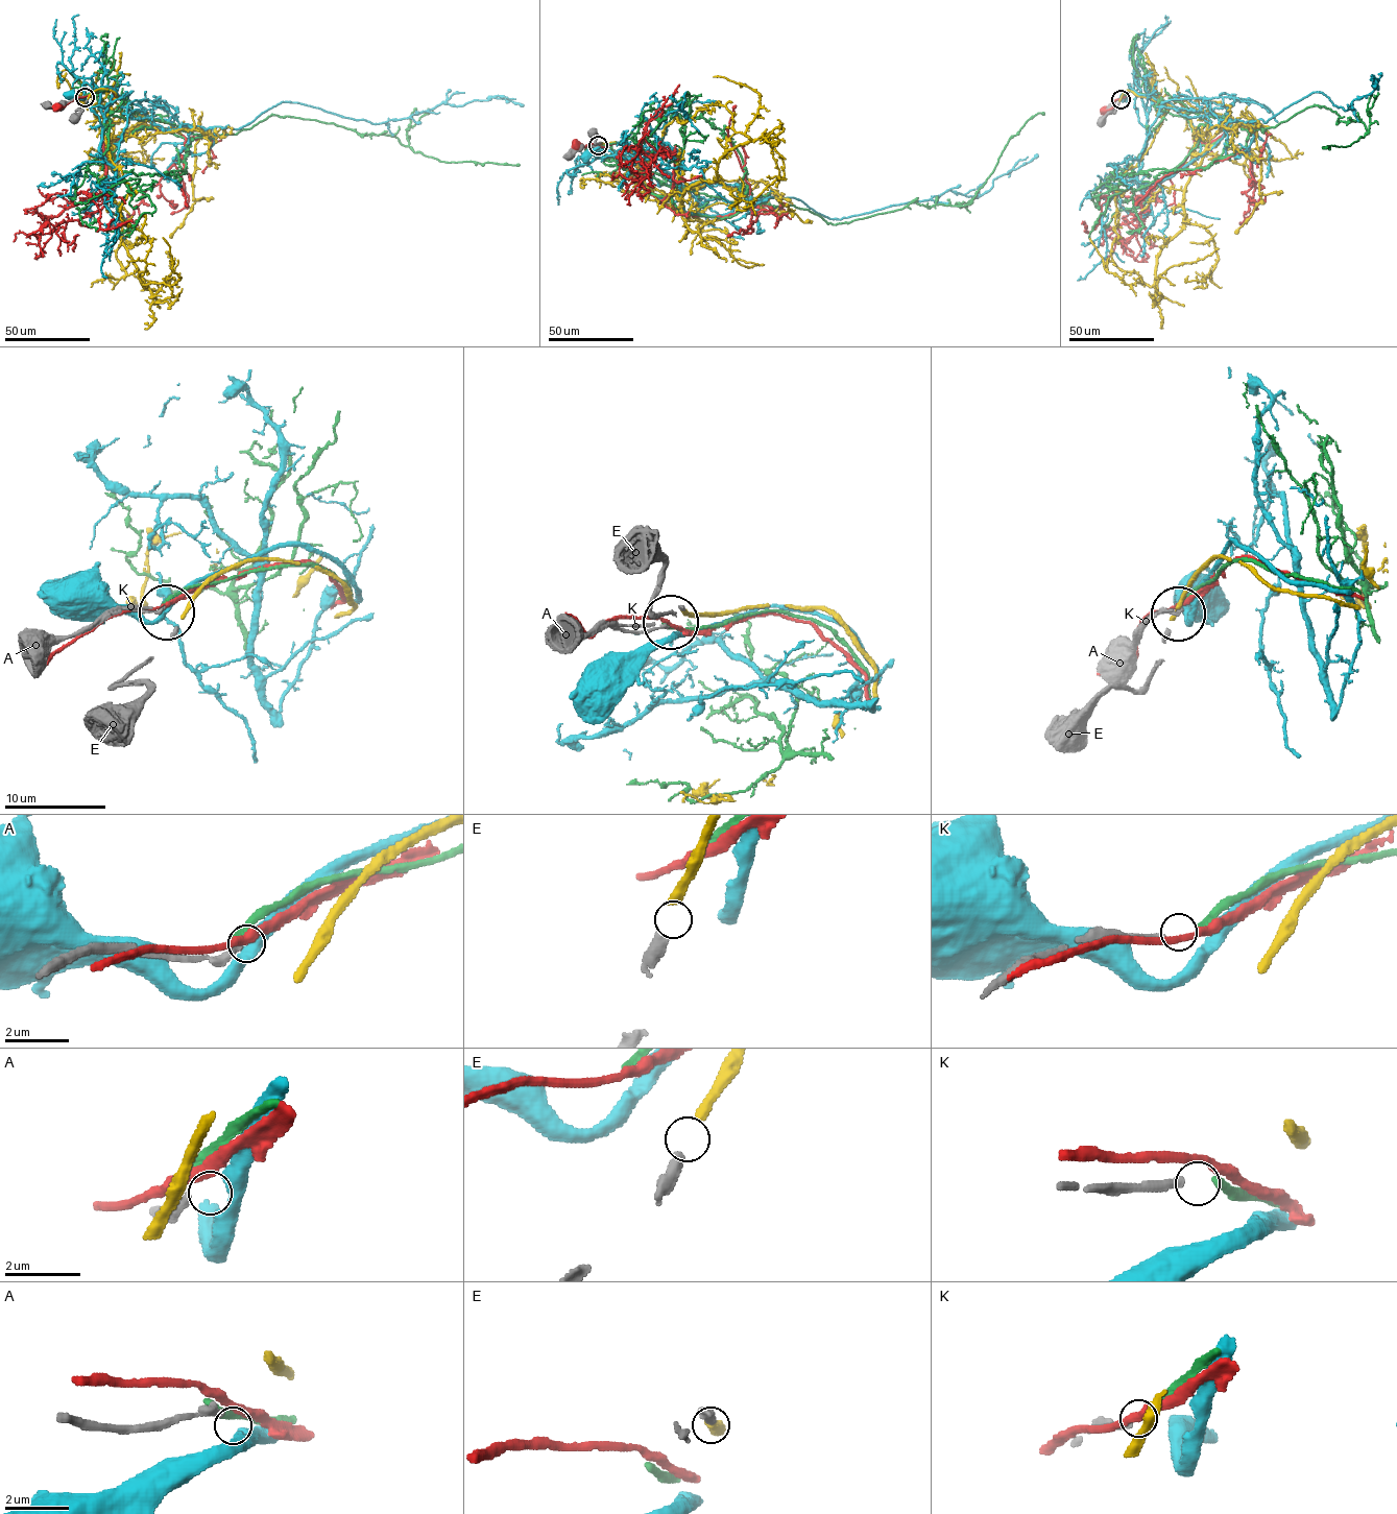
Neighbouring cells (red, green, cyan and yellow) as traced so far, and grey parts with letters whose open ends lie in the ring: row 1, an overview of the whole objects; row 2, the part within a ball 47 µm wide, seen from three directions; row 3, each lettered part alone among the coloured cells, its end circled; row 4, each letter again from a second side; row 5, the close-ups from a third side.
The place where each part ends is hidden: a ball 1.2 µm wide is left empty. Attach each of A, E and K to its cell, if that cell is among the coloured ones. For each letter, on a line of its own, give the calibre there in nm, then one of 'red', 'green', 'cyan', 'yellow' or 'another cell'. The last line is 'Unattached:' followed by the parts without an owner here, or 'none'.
A: 240 nm | another cell
E: 360 nm | yellow
K: 240 nm | green
Unattached: A

